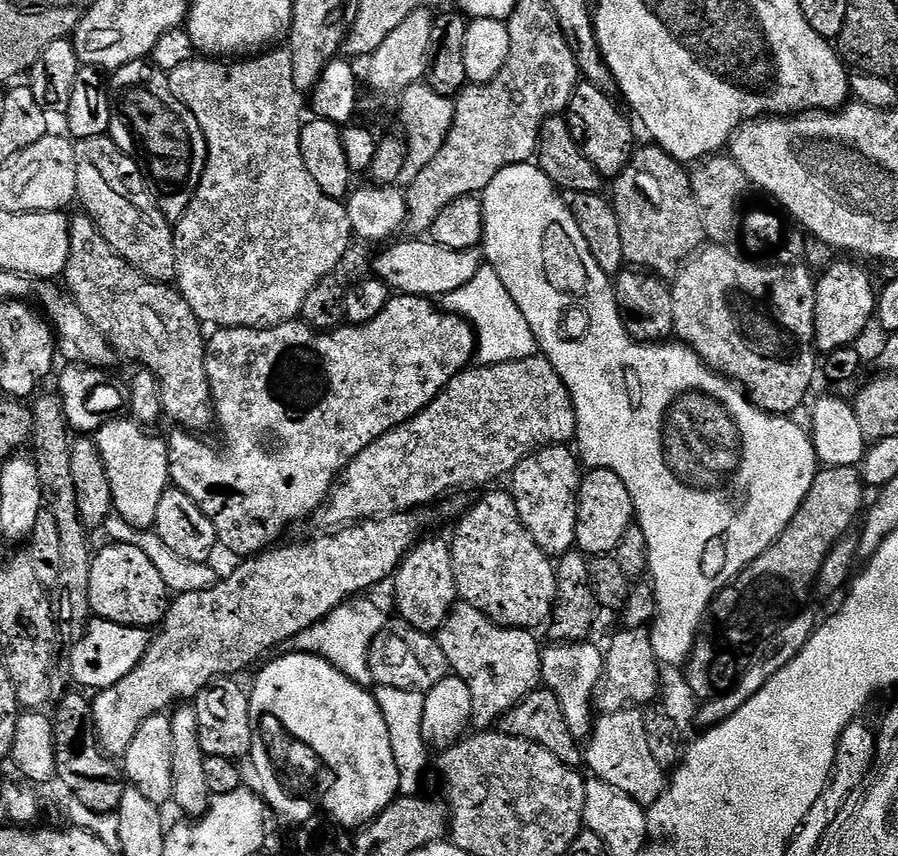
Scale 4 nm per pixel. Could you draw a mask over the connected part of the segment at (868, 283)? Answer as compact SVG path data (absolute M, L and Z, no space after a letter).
M840 258L837 264L832 264L824 273L819 273L816 281L816 347L821 353L827 354L847 348L857 343L856 339L868 328L868 323L873 323L876 315L877 289L872 289L872 280L868 272L860 264L855 264L852 258Z

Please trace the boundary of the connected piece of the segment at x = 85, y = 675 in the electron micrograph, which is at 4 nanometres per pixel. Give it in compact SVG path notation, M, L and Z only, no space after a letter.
M92 618L87 628L75 641L72 648L72 676L79 687L84 690L99 690L114 686L114 682L122 682L126 674L130 674L140 665L150 643L150 632L146 628L131 628L118 622Z

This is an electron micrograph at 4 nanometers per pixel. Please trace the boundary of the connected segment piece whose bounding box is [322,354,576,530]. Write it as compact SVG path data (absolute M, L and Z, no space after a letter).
M543 355L525 360L511 360L505 364L472 366L460 372L414 418L378 438L358 458L348 463L342 482L333 487L323 509L322 517L329 529L358 524L361 520L375 520L377 516L393 516L399 512L423 509L431 500L447 497L469 484L476 488L499 476L507 477L516 471L525 456L541 448L568 446L576 438L576 411L572 396Z

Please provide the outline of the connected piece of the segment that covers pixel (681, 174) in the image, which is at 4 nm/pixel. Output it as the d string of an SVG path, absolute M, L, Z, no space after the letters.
M637 147L633 151L632 160L611 184L613 196L610 196L610 203L618 218L618 230L622 230L622 254L625 261L633 269L651 272L661 278L679 276L681 268L706 244L704 215L692 189L689 169L658 147Z

